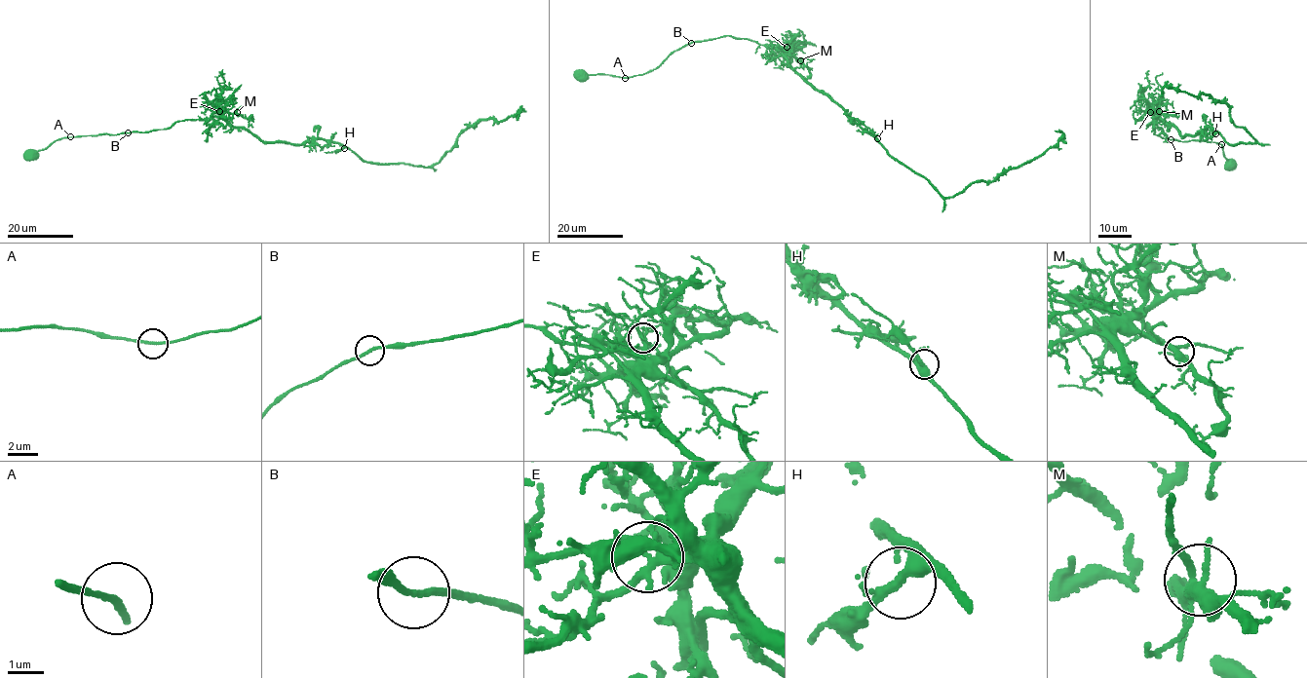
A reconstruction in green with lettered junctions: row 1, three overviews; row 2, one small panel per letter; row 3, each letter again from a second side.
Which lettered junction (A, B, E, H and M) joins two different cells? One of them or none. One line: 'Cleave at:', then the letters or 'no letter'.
Cleave at: no letter

